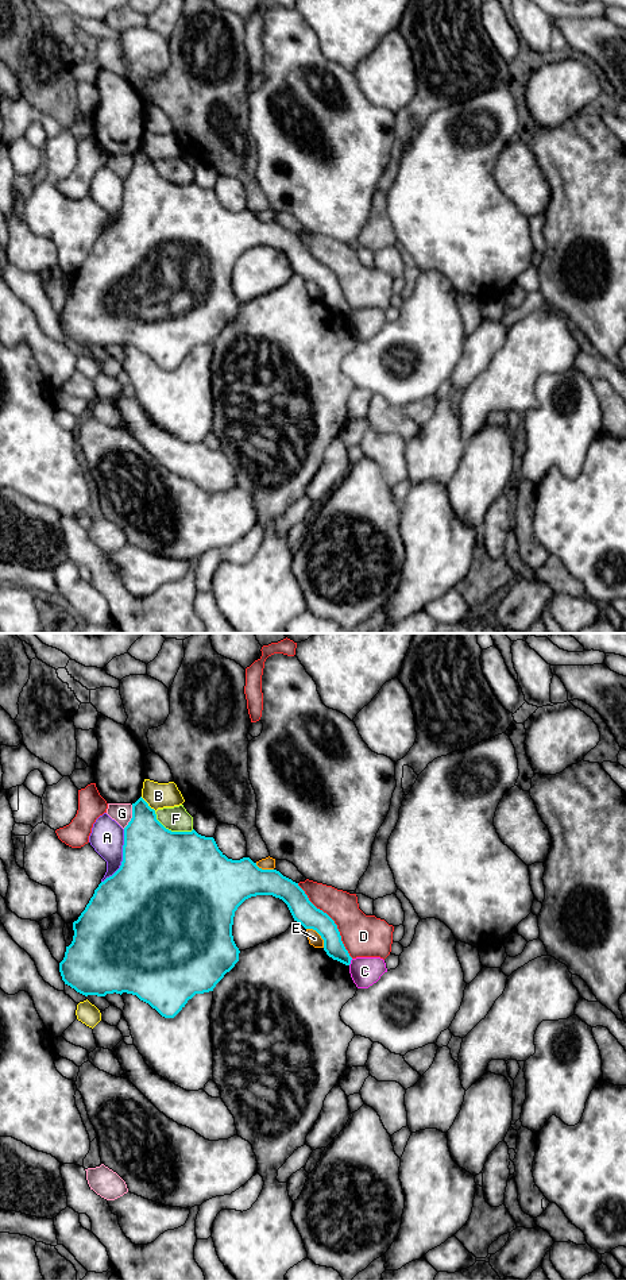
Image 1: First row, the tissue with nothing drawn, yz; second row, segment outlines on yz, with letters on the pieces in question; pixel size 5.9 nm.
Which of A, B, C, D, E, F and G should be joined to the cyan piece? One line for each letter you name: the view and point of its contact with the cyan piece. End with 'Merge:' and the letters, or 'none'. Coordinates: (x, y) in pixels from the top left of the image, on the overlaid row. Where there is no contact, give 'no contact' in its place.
Merge: none

